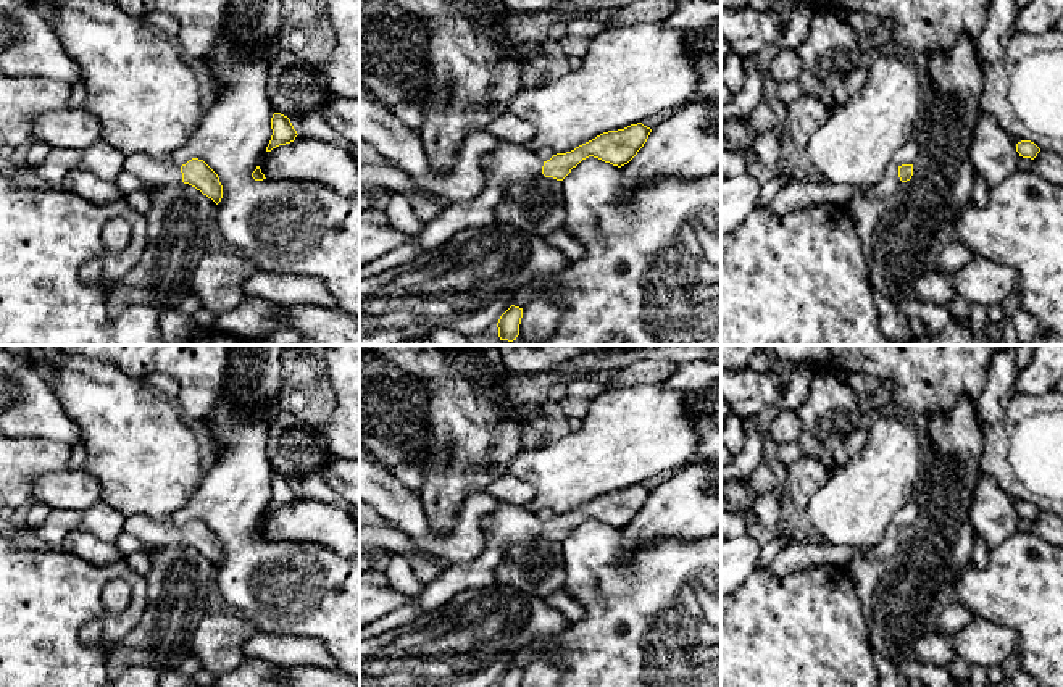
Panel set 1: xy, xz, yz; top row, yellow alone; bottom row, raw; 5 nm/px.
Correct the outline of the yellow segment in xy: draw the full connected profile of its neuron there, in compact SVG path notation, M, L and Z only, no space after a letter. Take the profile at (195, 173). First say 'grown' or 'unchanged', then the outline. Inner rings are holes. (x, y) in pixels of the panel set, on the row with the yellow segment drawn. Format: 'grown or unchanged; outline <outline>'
grown; outline M134 153L126 155L123 169L150 187L184 182L200 190L216 205L223 198L223 185L218 174L198 158L192 158L179 168L169 158L161 160L145 153Z

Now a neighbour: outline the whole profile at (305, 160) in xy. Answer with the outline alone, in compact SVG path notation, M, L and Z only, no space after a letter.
M297 135L294 142L265 152L258 166L266 179L316 182L344 195L360 190L360 163L342 147Z

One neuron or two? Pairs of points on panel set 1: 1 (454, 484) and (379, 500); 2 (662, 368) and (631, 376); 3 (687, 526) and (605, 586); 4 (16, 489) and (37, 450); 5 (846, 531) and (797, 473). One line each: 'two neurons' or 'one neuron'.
1: two neurons
2: one neuron
3: two neurons
4: one neuron
5: two neurons

